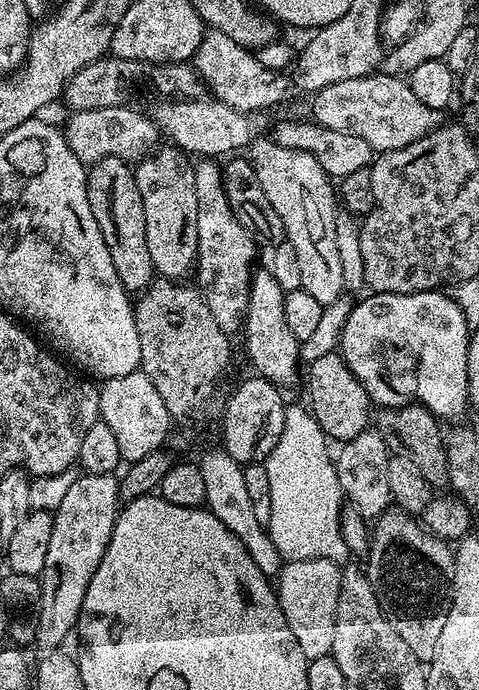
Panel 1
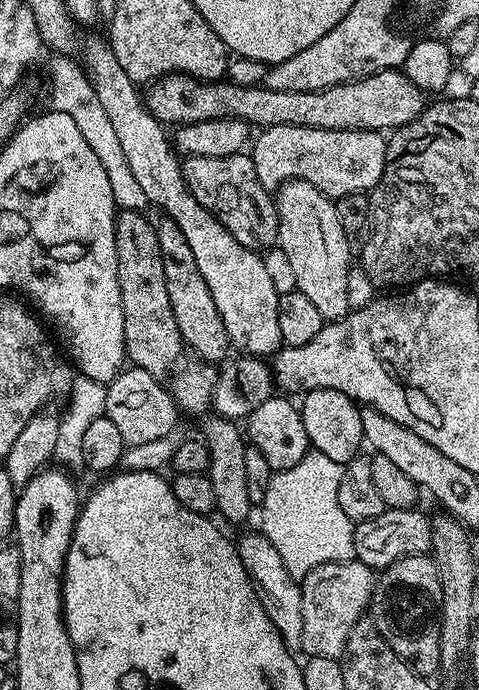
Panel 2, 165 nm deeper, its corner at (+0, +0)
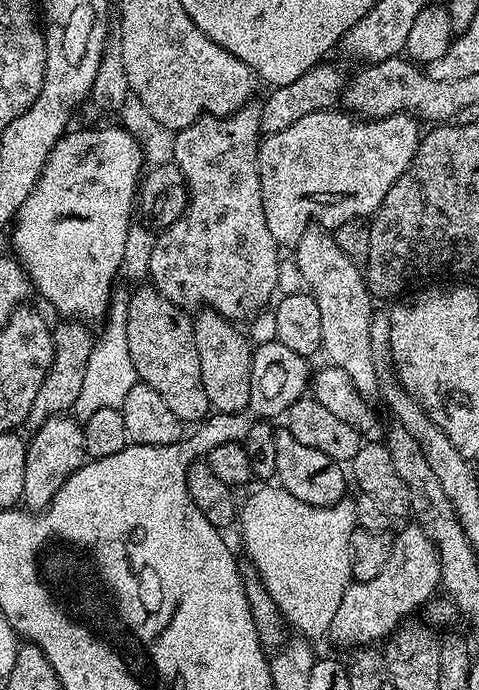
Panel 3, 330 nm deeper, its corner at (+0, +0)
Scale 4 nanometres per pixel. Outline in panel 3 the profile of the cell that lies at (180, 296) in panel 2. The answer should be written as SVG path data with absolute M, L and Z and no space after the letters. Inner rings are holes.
M200 310L192 321L194 346L198 346L198 362L202 365L202 386L206 386L206 398L217 413L243 412L250 402L250 366L253 345L239 332L237 325L222 314Z

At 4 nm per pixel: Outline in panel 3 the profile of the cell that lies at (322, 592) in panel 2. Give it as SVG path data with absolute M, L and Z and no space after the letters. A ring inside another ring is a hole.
M411 526L412 528L404 528L396 536L396 544L391 545L388 553L388 560L378 570L378 574L374 578L370 578L370 582L365 584L349 583L348 587L343 589L340 594L340 605L338 610L332 613L332 621L326 629L327 635L332 635L332 640L342 647L348 648L351 644L355 646L372 646L377 642L383 641L392 635L397 628L400 627L402 621L411 614L415 608L420 608L432 595L435 594L436 588L441 587L440 582L440 559L436 553L436 547L423 529L419 526Z

